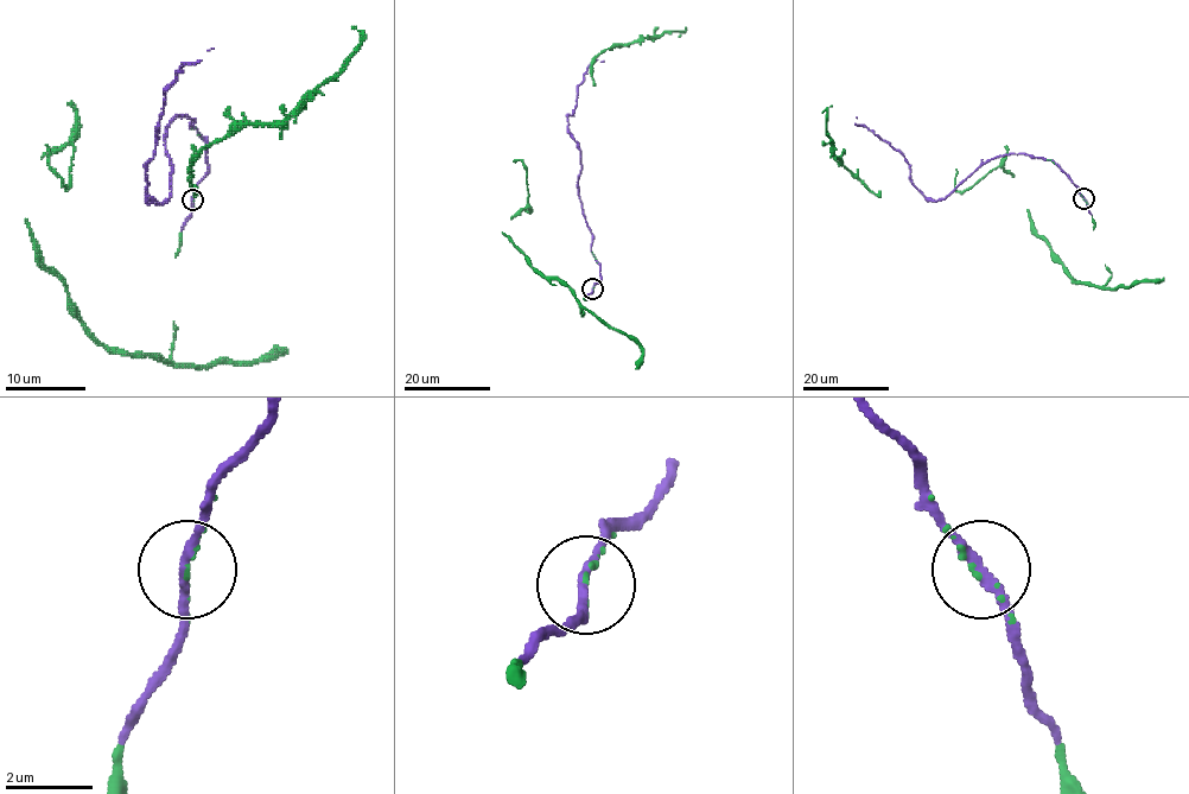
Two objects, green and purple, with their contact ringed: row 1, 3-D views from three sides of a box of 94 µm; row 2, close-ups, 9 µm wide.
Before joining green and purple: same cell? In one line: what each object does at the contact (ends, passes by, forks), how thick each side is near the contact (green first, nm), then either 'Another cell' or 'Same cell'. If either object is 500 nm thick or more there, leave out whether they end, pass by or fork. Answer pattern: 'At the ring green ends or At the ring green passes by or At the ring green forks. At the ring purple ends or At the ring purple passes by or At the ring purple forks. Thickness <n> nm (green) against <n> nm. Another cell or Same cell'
At the ring green passes by. At the ring purple passes by. Thickness 50 nm (green) against 200 nm. Same cell

